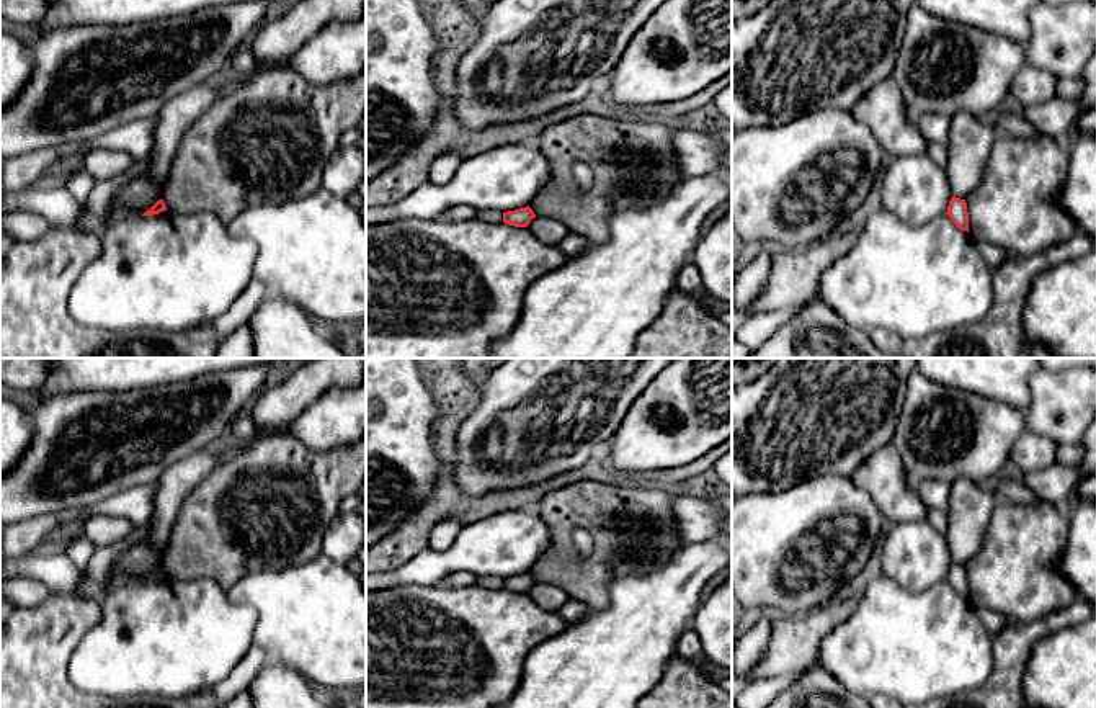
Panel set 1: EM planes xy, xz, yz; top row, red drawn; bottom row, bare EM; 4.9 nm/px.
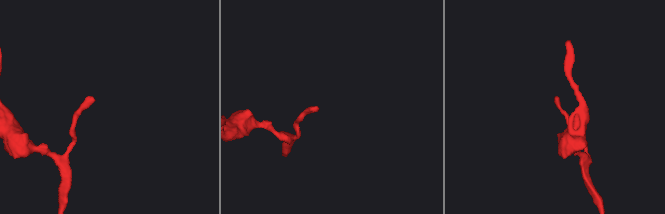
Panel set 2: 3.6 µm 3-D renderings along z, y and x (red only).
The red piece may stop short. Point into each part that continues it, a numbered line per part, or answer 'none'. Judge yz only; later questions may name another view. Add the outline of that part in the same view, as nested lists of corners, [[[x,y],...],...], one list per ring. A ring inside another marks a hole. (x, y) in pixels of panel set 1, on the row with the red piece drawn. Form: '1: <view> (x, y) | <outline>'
none

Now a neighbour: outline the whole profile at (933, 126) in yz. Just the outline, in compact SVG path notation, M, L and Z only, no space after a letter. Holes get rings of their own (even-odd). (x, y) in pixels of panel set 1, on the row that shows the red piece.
M924 113L916 118L916 124L923 137L933 142L939 142L944 147L949 146L949 126L951 119L944 114Z

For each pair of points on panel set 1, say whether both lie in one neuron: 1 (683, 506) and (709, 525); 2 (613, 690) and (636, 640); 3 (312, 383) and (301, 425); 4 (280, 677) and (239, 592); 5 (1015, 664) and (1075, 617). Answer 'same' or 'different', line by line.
1: same
2: same
3: different
4: different
5: same

